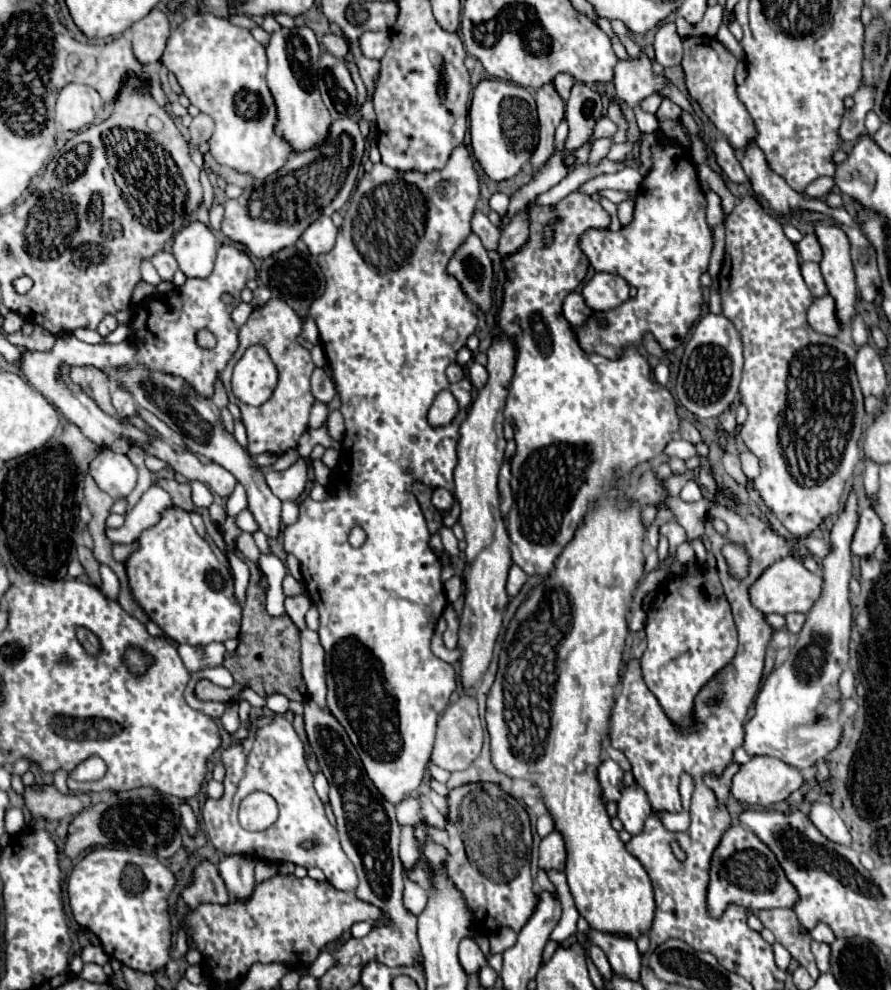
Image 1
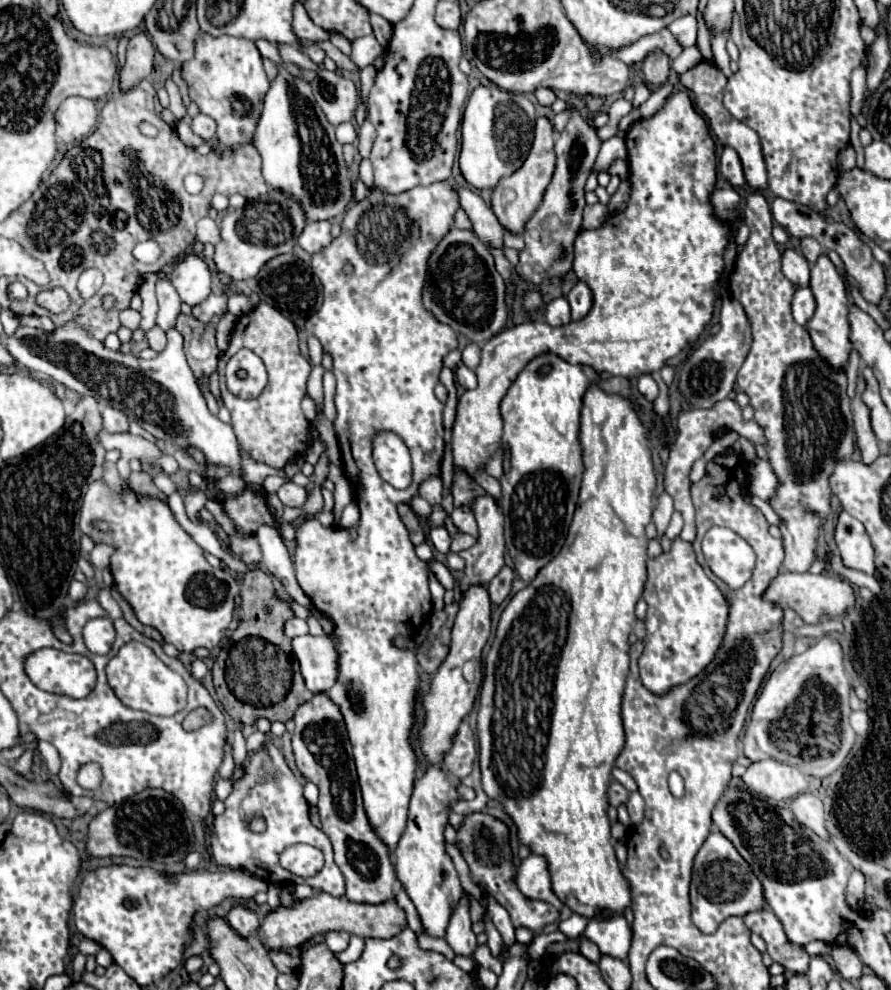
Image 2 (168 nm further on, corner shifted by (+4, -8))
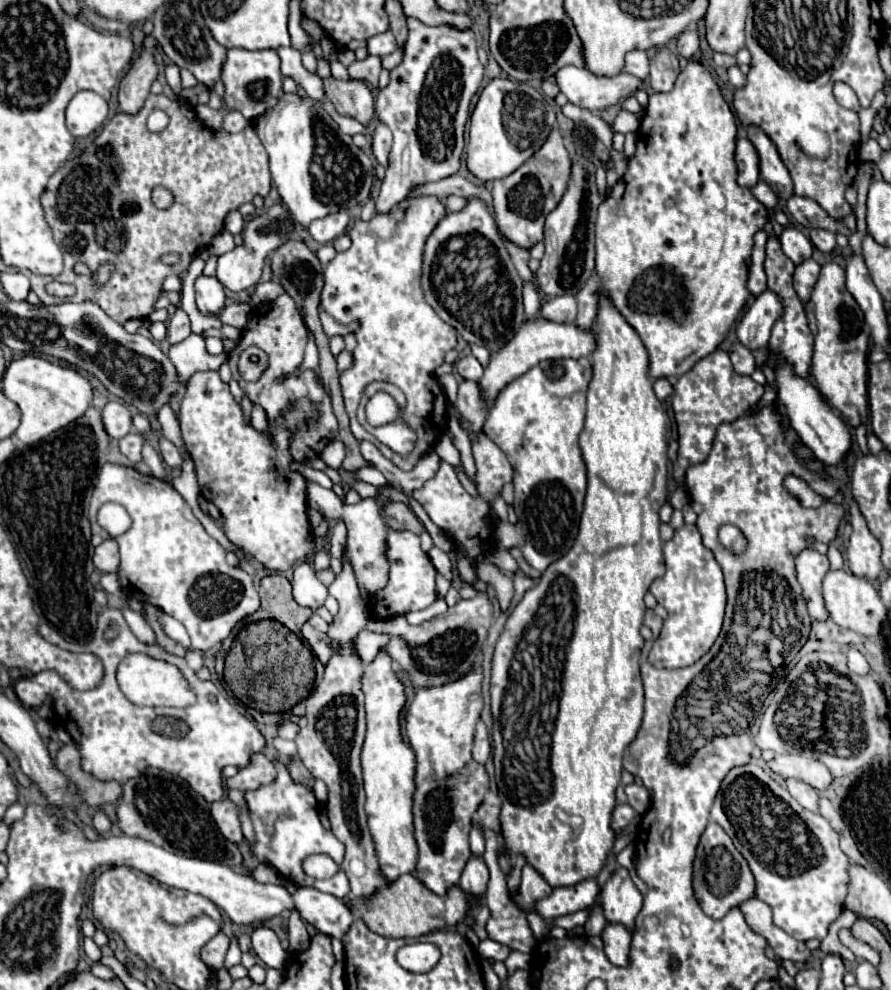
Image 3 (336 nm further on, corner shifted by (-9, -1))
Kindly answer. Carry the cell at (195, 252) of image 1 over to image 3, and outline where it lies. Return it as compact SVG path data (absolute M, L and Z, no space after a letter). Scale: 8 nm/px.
M199 276L195 282L197 308L205 316L217 316L225 308L225 290L217 278Z

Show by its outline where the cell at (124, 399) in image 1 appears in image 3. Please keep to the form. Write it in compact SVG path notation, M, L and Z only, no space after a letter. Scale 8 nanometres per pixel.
M107 402L103 406L103 410L101 410L101 420L103 420L105 432L111 438L115 438L115 440L127 436L131 432L131 428L133 428L133 424L131 424L131 412L121 402Z

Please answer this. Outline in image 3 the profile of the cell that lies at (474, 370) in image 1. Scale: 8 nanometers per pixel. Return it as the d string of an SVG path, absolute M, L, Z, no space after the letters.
M463 356L455 364L455 370L465 378L465 380L481 380L483 376L483 366L477 362L475 356Z

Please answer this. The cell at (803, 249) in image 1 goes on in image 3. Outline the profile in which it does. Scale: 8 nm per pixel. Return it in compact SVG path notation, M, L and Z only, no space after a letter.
M811 230L811 242L821 252L833 252L835 250L835 234L829 230Z

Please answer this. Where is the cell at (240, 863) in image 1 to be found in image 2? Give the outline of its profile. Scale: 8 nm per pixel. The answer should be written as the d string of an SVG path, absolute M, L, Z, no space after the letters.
M242 903L234 905L234 907L228 911L226 921L228 921L228 923L232 925L232 929L234 929L236 933L240 933L242 937L258 933L258 925L260 925L258 915L256 915L252 909L248 909L246 905L242 905Z

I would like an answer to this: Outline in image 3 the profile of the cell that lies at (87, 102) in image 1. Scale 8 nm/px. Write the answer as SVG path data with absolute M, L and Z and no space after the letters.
M77 92L67 106L65 118L73 136L89 136L107 120L107 100L95 92Z

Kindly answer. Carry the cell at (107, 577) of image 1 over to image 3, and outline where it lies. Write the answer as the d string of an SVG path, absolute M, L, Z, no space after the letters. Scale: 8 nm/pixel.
M127 604L123 606L123 616L125 622L129 626L129 630L143 642L143 644L153 644L155 642L155 632L151 630L151 626L145 622L145 618L139 612L133 612L127 608Z

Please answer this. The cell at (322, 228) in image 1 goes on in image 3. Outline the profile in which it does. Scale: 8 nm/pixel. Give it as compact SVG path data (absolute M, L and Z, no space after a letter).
M343 210L343 212L337 212L337 214L329 214L325 218L313 220L311 226L309 226L309 234L319 244L329 244L337 236L341 236L347 230L347 226L349 226L349 214Z

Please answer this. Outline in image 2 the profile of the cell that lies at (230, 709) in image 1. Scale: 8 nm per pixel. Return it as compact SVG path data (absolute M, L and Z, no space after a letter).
M226 741L226 745L224 745L224 761L222 761L222 765L220 765L220 777L230 777L232 773L234 773L234 767L236 767L236 763L234 763L234 757L232 757L232 745Z

